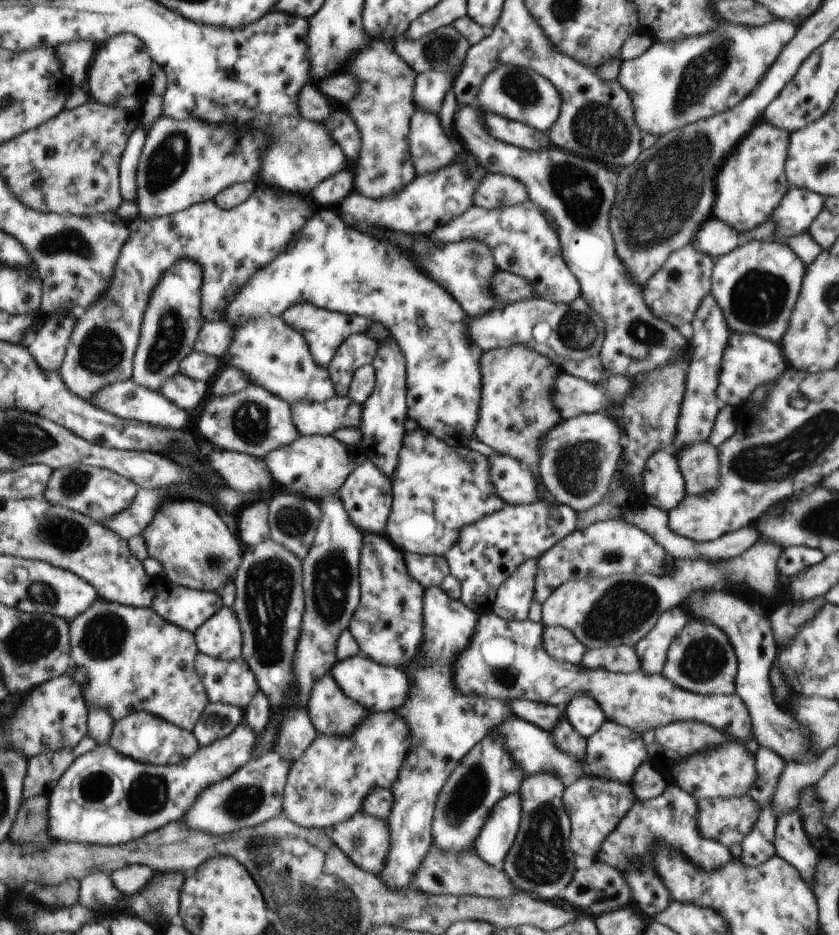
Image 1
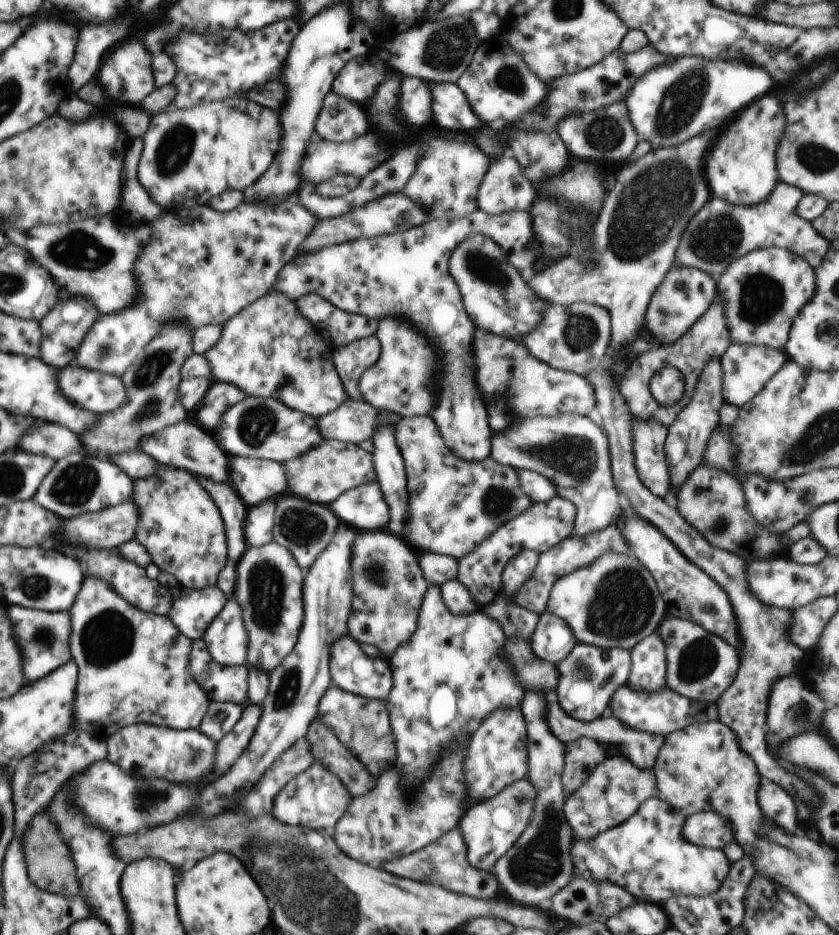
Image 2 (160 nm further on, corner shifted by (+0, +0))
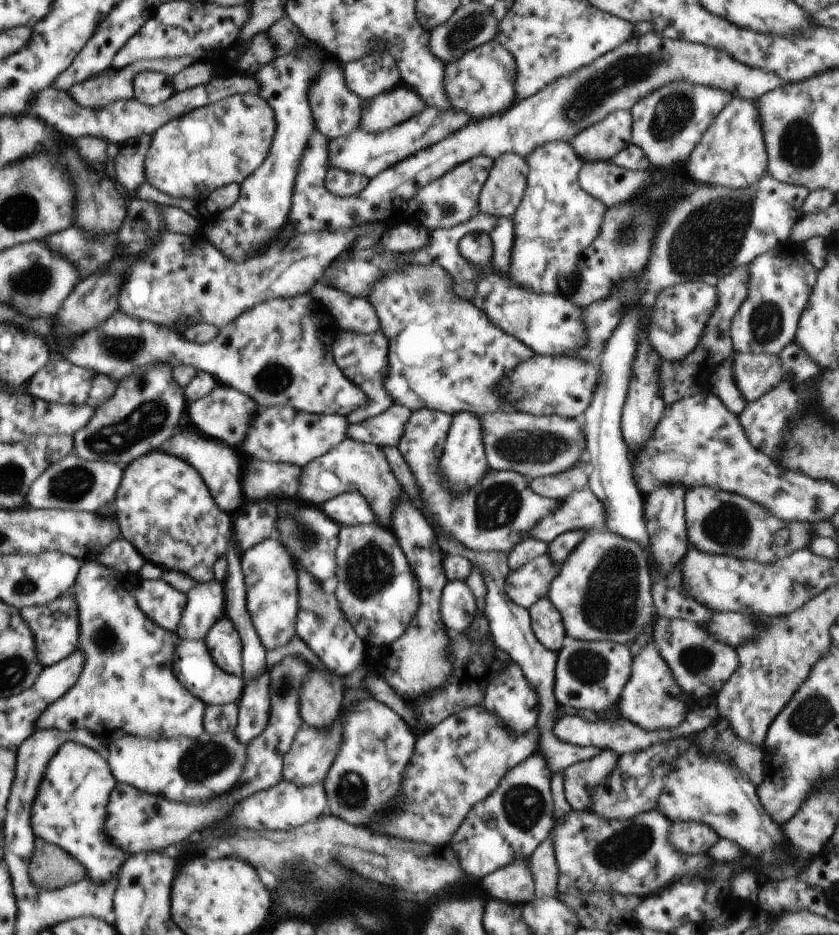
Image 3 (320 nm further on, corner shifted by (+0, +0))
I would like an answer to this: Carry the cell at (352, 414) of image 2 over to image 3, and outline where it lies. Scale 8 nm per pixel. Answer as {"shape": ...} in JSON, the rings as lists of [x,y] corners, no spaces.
{"shape":[[[396,402],[378,416],[350,425],[347,436],[381,448],[397,447],[412,410]]]}

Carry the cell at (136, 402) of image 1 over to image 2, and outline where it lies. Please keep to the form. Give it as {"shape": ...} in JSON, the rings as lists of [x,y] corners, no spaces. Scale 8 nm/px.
{"shape":[[[74,359],[61,369],[56,369],[58,388],[76,406],[99,415],[100,413],[112,412],[125,401],[125,386],[120,376],[112,373],[90,370],[88,367],[80,366]]]}

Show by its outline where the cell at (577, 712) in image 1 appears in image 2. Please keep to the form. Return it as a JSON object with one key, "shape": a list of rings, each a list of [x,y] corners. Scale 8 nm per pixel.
{"shape":[[[578,642],[567,658],[555,668],[559,672],[559,683],[553,698],[570,716],[581,721],[596,720],[608,709],[616,689],[627,684],[631,651],[622,647],[605,649]]]}

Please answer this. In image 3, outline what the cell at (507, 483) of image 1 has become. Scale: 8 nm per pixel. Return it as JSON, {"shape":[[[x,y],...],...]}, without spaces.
{"shape":[[[584,460],[560,474],[532,479],[530,486],[536,494],[560,501],[587,486],[589,469],[590,465]]]}

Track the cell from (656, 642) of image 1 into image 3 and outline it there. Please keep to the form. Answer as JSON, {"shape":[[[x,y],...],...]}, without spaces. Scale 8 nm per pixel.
{"shape":[[[651,641],[633,657],[631,675],[618,702],[621,716],[636,726],[647,731],[665,731],[686,720],[695,700],[678,686],[670,667]]]}

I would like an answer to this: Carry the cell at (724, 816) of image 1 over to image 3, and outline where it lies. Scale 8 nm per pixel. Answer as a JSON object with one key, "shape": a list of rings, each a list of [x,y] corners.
{"shape":[[[674,821],[669,828],[670,844],[687,855],[706,855],[720,837],[707,825]]]}

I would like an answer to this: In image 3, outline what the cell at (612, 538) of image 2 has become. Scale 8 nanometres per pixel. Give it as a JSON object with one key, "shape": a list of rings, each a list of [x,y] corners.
{"shape":[[[547,554],[539,556],[506,577],[506,594],[513,603],[529,609],[537,600],[547,596],[560,568]]]}

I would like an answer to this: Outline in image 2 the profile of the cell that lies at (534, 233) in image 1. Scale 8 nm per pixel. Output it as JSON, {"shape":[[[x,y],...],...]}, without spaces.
{"shape":[[[478,208],[464,218],[452,218],[452,220],[434,219],[426,222],[418,228],[412,228],[406,232],[382,235],[376,238],[363,238],[339,245],[328,245],[317,249],[312,254],[300,256],[286,264],[278,274],[278,290],[284,292],[289,299],[299,299],[304,294],[321,294],[329,303],[349,313],[363,314],[368,318],[380,320],[383,316],[393,316],[412,320],[420,330],[424,330],[432,342],[436,342],[442,348],[442,356],[438,360],[438,404],[430,415],[437,424],[447,447],[462,460],[477,463],[490,457],[491,431],[487,406],[480,400],[480,394],[476,390],[474,382],[474,362],[472,362],[472,338],[474,338],[474,324],[468,318],[461,292],[452,280],[448,272],[448,258],[452,250],[464,239],[475,234],[486,234],[501,246],[507,261],[519,271],[532,268],[534,260],[543,259],[543,253],[535,241],[532,217],[528,211],[510,211],[499,215],[491,215]]]}

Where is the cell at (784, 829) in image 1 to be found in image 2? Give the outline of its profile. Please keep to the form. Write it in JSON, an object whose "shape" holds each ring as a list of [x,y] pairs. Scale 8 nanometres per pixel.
{"shape":[[[761,778],[761,780],[757,798],[764,816],[778,818],[774,822],[794,834],[798,830],[798,820],[794,820],[797,810],[792,798],[778,784],[770,782],[767,778]]]}

